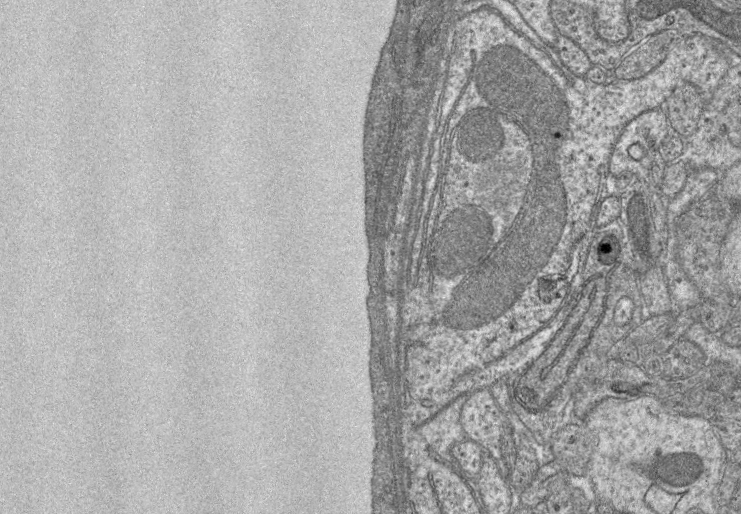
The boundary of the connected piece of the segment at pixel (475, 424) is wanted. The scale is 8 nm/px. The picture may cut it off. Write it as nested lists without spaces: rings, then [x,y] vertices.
[[[489,389],[476,391],[469,396],[462,407],[460,419],[467,438],[479,444],[484,452],[487,452],[495,460],[504,479],[509,478],[511,471],[508,465],[504,464],[504,458],[502,457],[502,436],[505,429],[511,427],[517,448],[518,434],[529,433],[526,426],[520,422],[513,411],[503,413]]]

